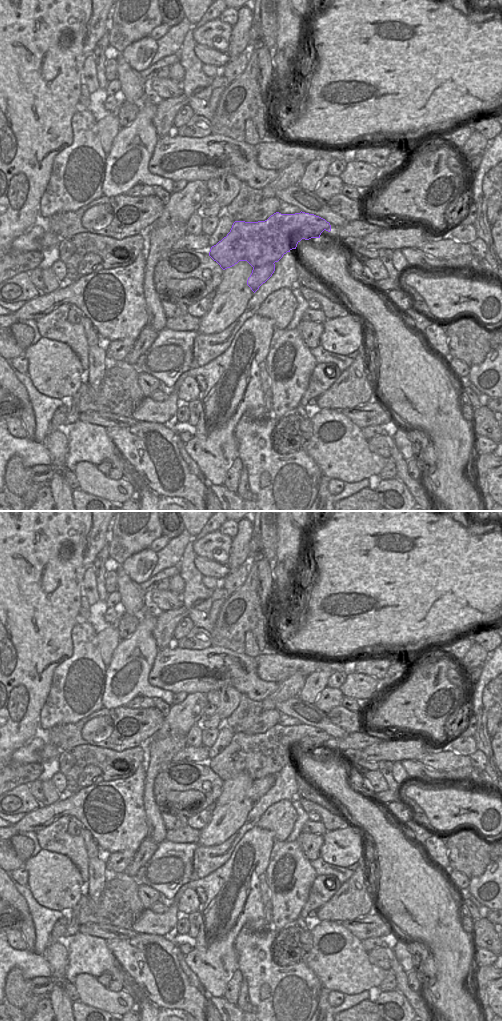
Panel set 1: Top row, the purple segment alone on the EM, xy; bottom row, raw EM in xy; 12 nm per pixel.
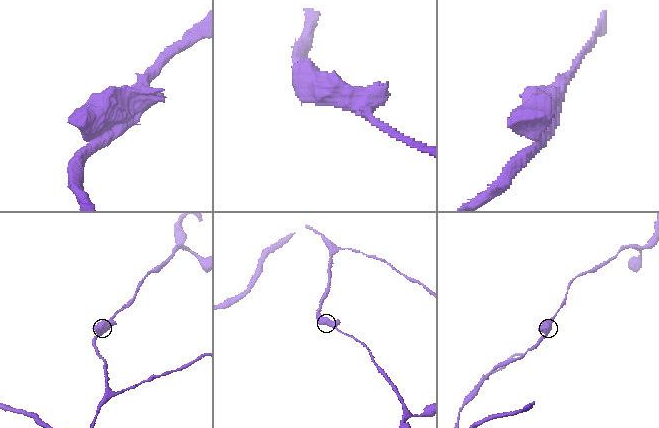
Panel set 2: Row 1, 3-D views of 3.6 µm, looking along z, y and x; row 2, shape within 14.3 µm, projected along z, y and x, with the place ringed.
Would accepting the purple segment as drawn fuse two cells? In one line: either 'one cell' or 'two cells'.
two cells

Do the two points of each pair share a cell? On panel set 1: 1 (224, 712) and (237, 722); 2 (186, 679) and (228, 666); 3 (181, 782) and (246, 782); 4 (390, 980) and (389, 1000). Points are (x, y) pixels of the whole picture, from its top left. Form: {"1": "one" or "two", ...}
{"1": "two", "2": "one", "3": "two", "4": "two"}

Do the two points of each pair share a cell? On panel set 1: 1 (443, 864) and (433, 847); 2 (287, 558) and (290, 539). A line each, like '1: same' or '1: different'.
1: same
2: same

